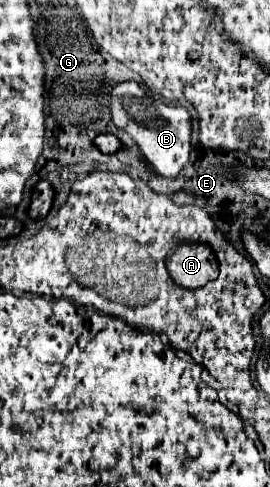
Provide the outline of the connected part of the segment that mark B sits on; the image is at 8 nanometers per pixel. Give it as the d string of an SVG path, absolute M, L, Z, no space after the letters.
M123 81L109 89L109 109L115 127L129 133L137 143L139 151L153 165L153 169L163 177L177 177L183 165L189 161L191 151L191 115L183 107L169 107L151 97L149 91L139 87L135 81Z

